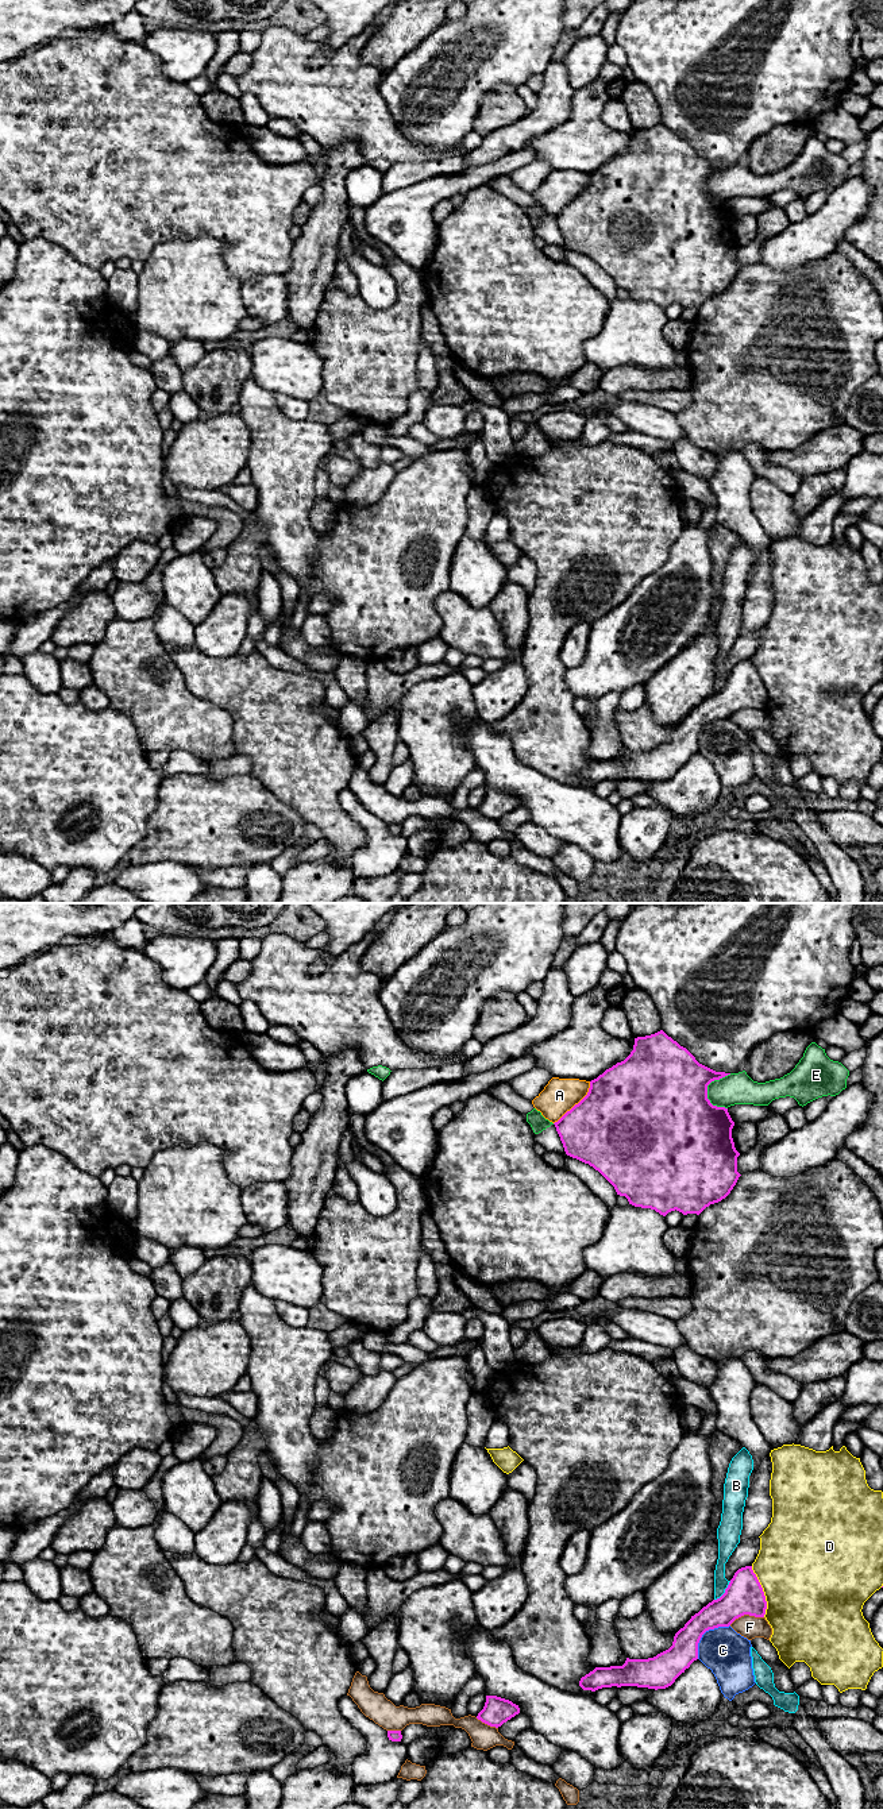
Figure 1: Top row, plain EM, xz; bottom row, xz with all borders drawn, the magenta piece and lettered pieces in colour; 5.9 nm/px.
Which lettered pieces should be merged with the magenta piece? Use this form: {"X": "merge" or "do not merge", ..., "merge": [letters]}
{"A": "do not merge", "B": "do not merge", "C": "do not merge", "D": "do not merge", "E": "do not merge", "F": "do not merge", "merge": []}

